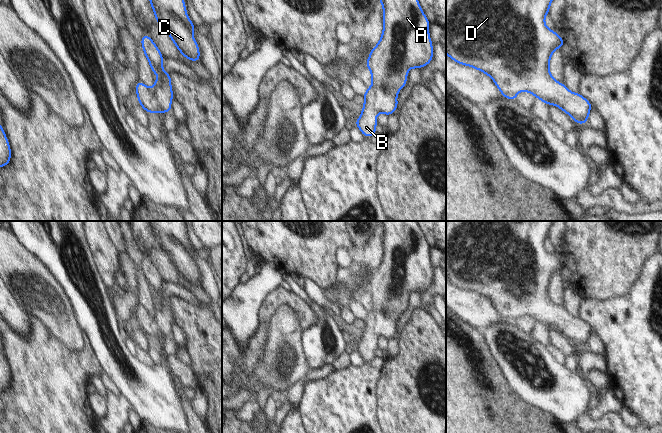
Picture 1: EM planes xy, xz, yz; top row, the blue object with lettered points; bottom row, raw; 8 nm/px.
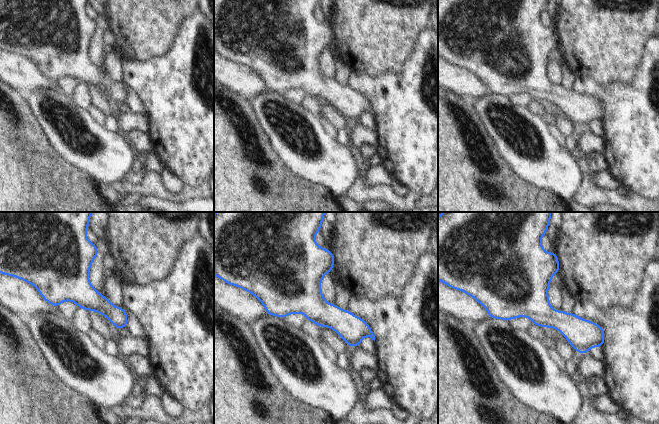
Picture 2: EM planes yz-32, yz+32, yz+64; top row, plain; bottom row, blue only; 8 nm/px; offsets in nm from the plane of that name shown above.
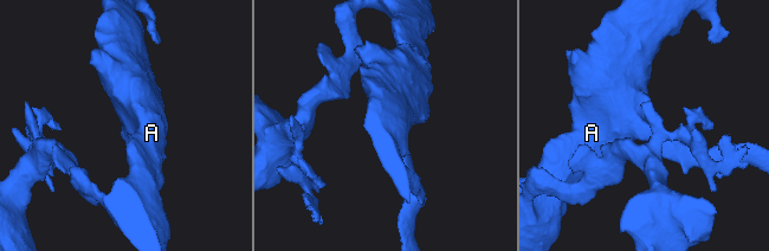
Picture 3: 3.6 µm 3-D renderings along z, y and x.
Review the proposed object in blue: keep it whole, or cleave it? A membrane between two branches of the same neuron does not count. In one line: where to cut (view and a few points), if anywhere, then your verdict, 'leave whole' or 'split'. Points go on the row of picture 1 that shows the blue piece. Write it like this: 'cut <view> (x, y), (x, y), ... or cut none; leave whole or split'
cut none; leave whole

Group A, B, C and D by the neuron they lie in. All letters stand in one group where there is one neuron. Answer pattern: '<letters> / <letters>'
A B C D

